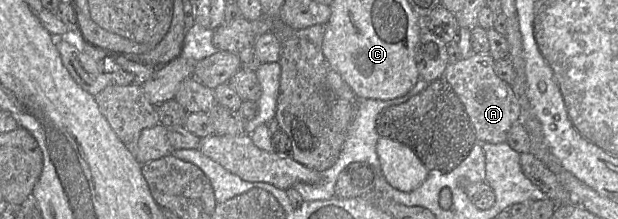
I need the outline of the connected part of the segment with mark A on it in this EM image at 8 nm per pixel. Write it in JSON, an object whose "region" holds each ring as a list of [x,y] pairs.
{"region":[[[472,53],[457,62],[450,62],[444,78],[456,92],[474,126],[480,142],[506,142],[510,128],[522,119],[522,110],[511,85],[500,79],[490,53]]]}

